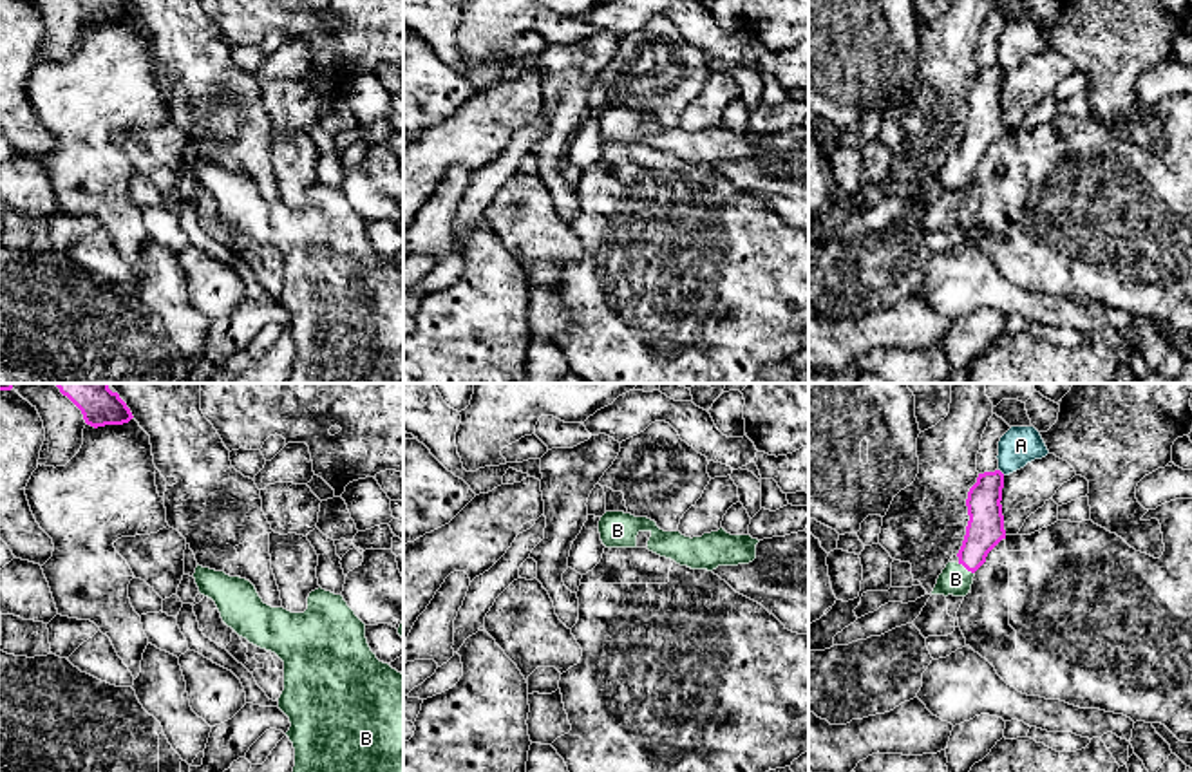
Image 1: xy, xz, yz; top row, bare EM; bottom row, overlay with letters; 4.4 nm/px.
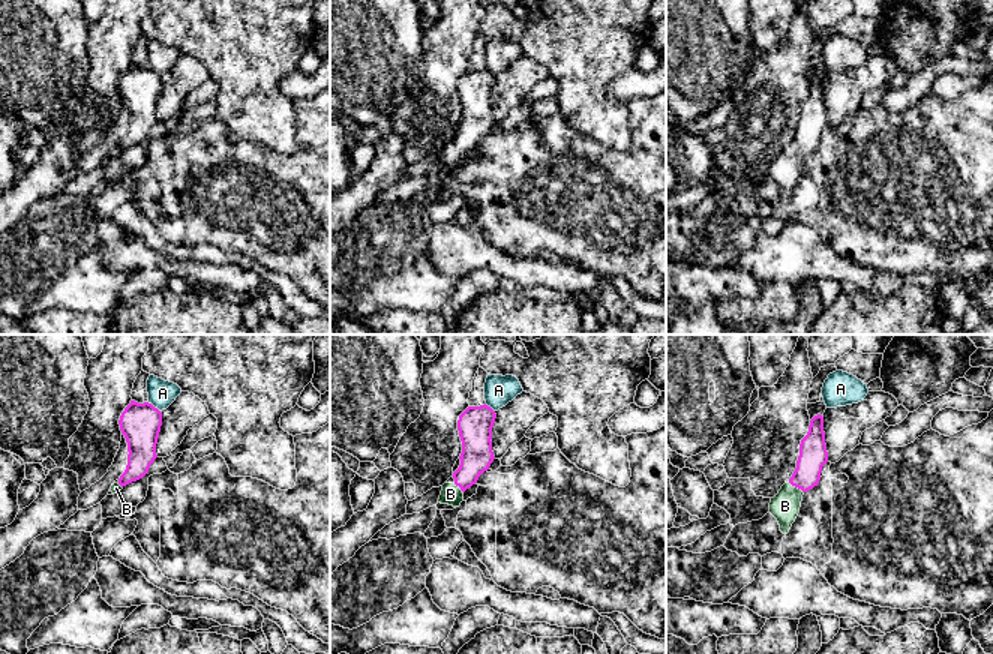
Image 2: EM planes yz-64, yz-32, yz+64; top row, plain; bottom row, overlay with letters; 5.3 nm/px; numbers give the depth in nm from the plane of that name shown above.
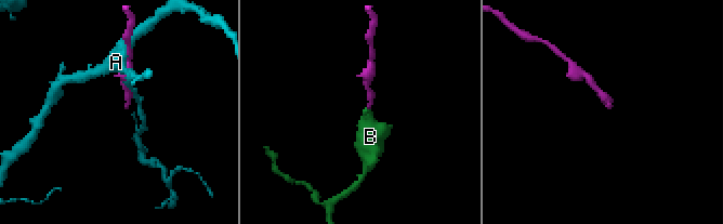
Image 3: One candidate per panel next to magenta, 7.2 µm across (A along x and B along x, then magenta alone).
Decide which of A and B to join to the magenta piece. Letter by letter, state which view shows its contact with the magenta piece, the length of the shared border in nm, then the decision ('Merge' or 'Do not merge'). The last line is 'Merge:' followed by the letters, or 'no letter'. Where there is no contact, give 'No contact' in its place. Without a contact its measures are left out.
A: Touches magenta in yz. Shared border 40 nm. Do not merge
B: Touches magenta in yz. Shared border 90 nm. Merge
Merge: B

